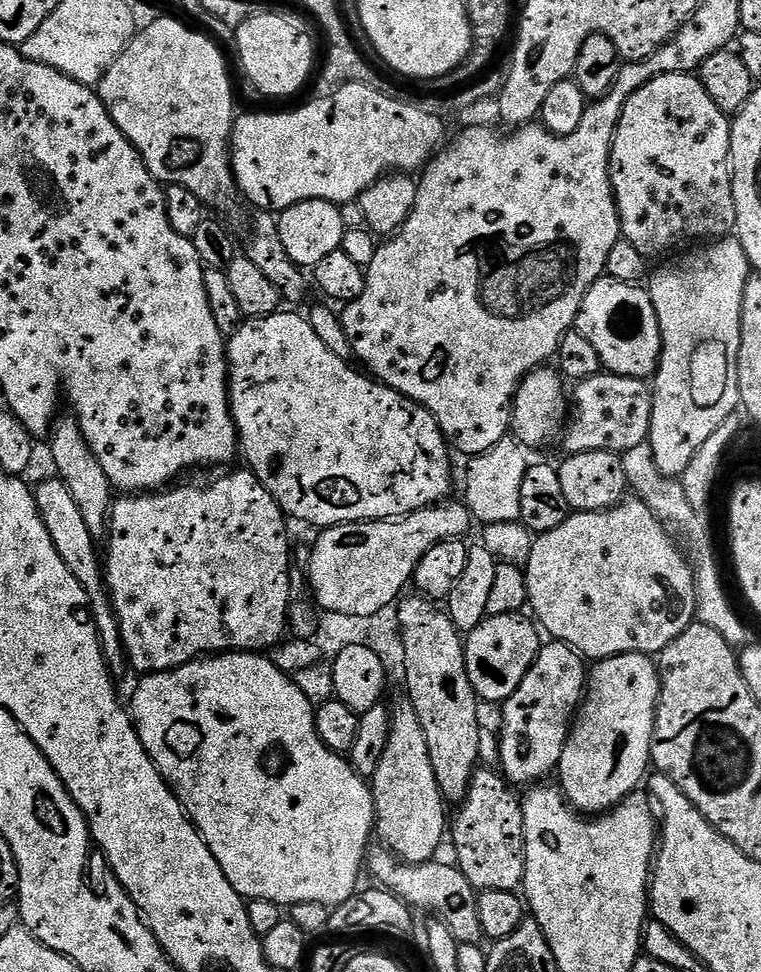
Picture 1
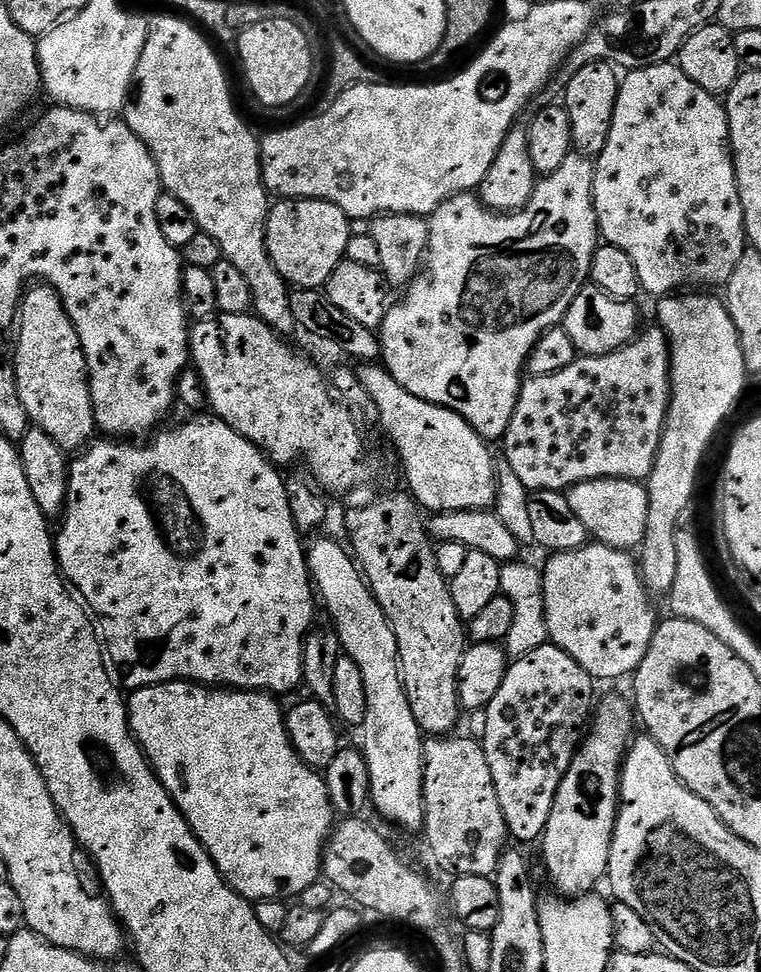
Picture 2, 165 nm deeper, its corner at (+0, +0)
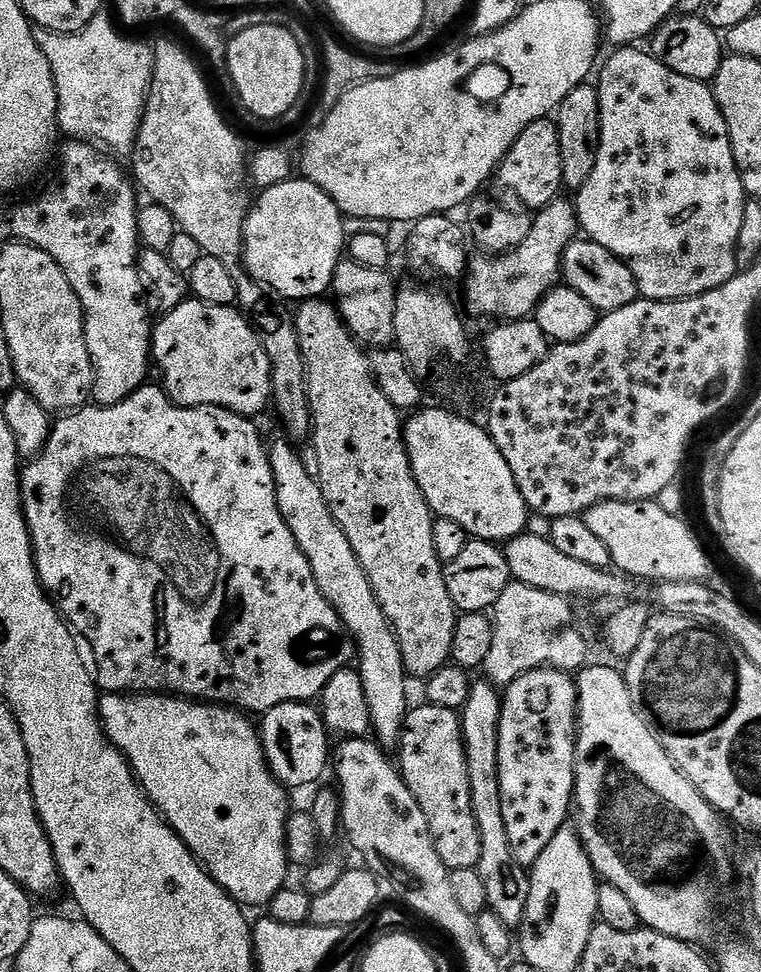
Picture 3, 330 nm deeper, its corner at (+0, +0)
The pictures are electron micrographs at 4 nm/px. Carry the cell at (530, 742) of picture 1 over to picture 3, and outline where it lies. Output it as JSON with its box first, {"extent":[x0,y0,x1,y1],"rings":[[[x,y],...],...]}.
{"extent":[498,670,580,869],"rings":[[[537,670],[519,676],[512,684],[503,689],[500,702],[500,721],[498,722],[498,782],[502,786],[502,818],[506,821],[506,842],[510,842],[510,854],[526,869],[531,869],[532,863],[542,855],[542,850],[550,846],[554,834],[565,827],[570,820],[570,809],[574,804],[576,790],[576,704],[580,695],[576,693],[575,679],[567,672],[555,670]]]}

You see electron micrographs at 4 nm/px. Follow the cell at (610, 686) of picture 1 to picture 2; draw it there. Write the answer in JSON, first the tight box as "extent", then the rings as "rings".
{"extent":[542,696,634,898],"rings":[[[608,696],[601,704],[599,701],[576,757],[570,762],[570,770],[566,770],[562,786],[558,786],[554,810],[550,810],[550,822],[546,822],[542,845],[544,844],[544,868],[548,871],[548,880],[557,888],[553,889],[561,897],[575,898],[591,893],[595,889],[592,887],[607,877],[610,842],[614,838],[616,811],[620,808],[620,770],[634,739],[632,720],[634,724],[634,708],[629,701],[627,704],[620,696]]]}

